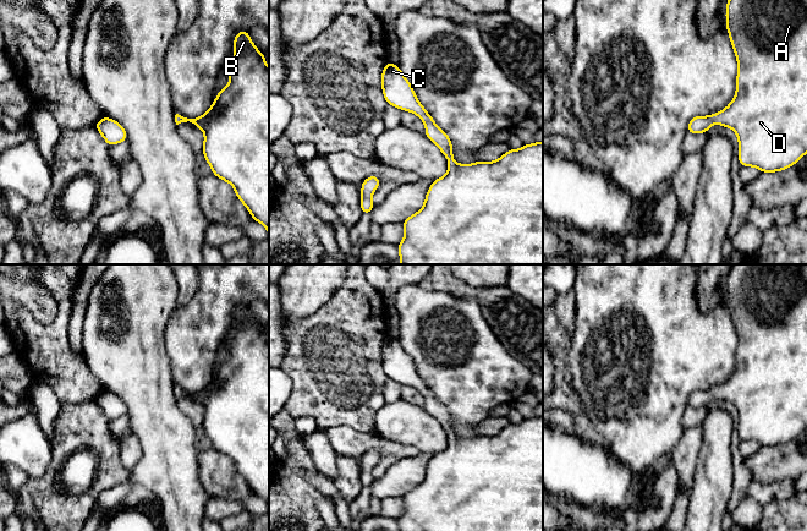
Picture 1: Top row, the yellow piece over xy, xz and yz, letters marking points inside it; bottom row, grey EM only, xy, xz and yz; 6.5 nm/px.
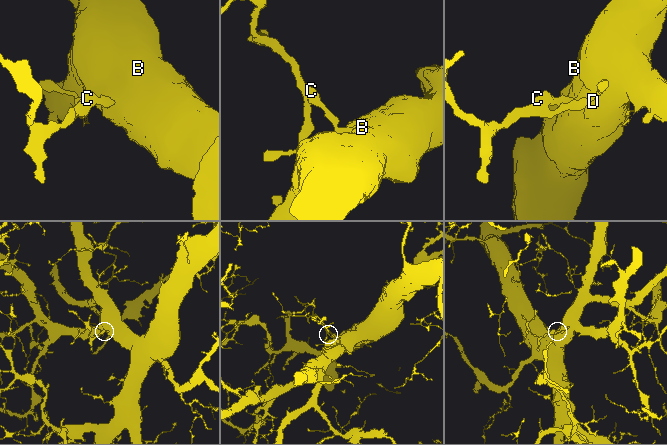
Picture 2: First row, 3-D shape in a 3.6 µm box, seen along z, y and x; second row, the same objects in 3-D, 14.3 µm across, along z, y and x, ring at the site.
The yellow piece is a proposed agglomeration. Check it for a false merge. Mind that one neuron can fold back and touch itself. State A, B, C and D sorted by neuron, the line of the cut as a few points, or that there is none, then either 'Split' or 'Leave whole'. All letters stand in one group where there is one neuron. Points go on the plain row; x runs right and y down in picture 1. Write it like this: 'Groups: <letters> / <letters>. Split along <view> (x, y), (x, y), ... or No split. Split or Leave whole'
Groups: A B C D. No split. Leave whole

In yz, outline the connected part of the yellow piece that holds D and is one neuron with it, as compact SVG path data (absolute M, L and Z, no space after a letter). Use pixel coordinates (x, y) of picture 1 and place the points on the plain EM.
M732 264L726 277L726 305L739 339L736 350L736 368L730 378L715 389L695 390L687 399L690 407L707 407L714 399L730 401L739 412L739 437L741 440L753 440L762 447L781 445L792 440L807 427L807 264Z

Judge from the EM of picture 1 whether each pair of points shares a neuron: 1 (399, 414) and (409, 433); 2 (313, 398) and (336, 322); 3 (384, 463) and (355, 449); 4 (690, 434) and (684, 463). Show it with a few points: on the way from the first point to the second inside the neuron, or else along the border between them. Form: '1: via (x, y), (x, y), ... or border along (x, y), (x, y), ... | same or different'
1: via (400, 419), (409, 428) | same
2: via (313, 379), (313, 345), (318, 340) | same
3: via (384, 453), (377, 444), (364, 444) | same
4: via (690, 442), (684, 455) | same

